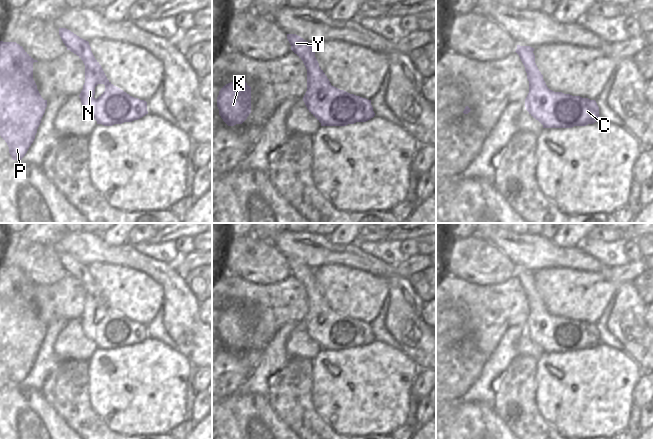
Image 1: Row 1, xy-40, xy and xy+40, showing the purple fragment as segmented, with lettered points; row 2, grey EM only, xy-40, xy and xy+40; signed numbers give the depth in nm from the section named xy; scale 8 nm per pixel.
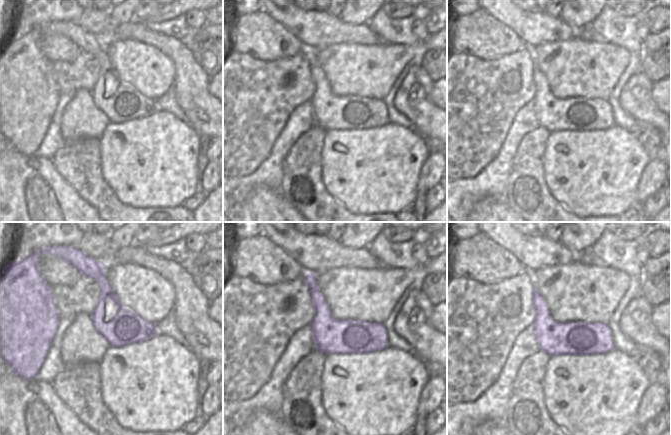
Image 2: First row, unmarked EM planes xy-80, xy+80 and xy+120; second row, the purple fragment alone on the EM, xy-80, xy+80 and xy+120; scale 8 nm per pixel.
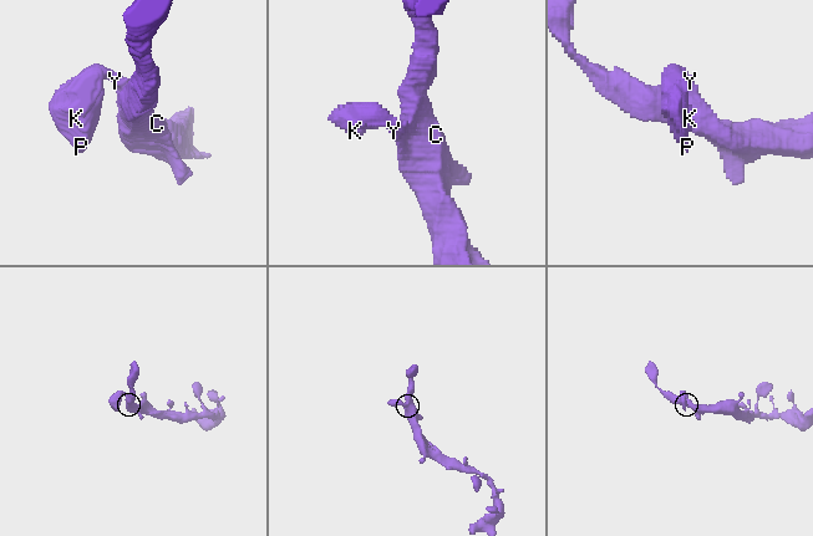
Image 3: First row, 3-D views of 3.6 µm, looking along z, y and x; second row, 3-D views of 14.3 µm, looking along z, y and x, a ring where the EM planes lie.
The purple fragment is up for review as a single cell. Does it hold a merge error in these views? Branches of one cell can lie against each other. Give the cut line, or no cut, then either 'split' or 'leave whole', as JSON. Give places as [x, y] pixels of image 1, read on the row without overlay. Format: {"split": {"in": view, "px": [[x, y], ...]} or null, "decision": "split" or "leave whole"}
{"split": null, "decision": "leave whole"}

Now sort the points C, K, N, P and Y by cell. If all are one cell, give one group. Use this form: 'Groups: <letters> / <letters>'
Groups: C K N P Y

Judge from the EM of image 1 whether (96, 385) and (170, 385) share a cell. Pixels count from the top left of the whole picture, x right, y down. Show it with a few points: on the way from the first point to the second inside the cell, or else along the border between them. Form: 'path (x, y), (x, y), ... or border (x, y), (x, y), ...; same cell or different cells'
path (114, 385), (126, 382), (133, 385), (152, 385); same cell

